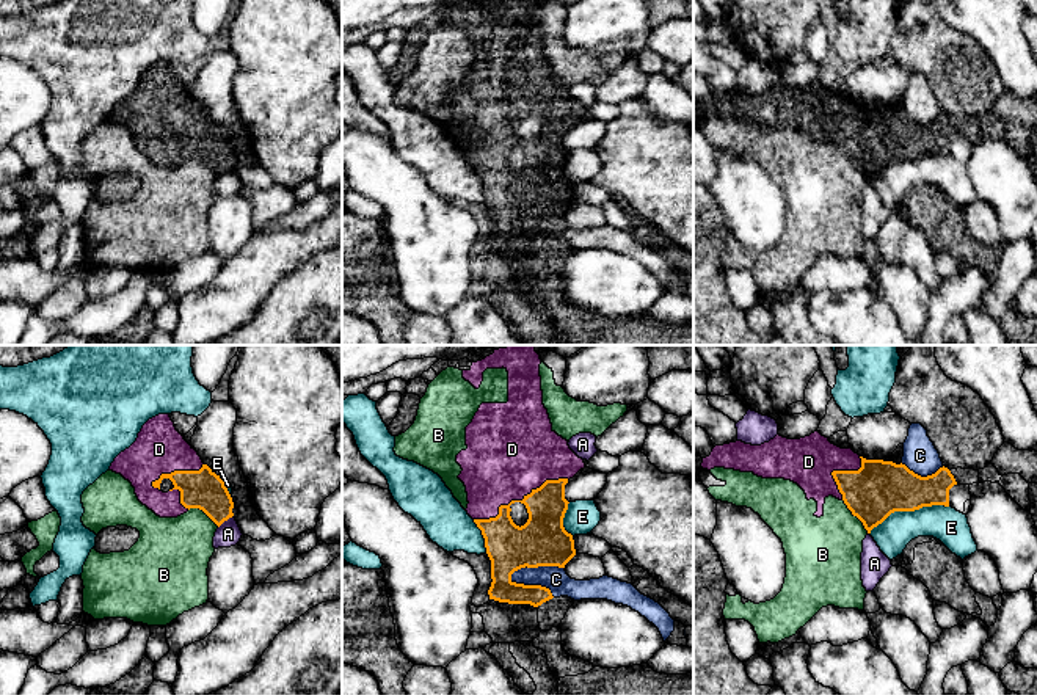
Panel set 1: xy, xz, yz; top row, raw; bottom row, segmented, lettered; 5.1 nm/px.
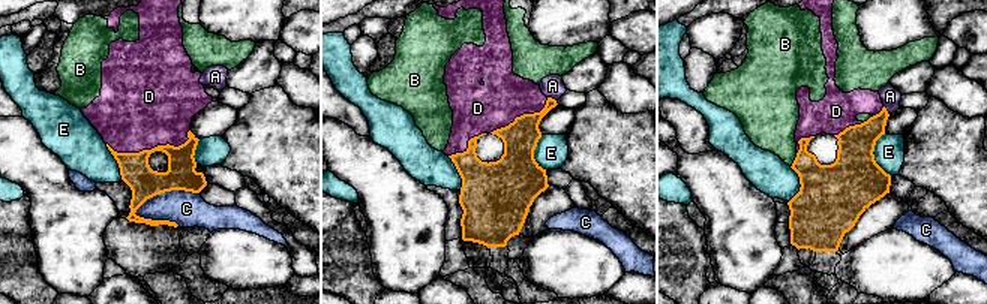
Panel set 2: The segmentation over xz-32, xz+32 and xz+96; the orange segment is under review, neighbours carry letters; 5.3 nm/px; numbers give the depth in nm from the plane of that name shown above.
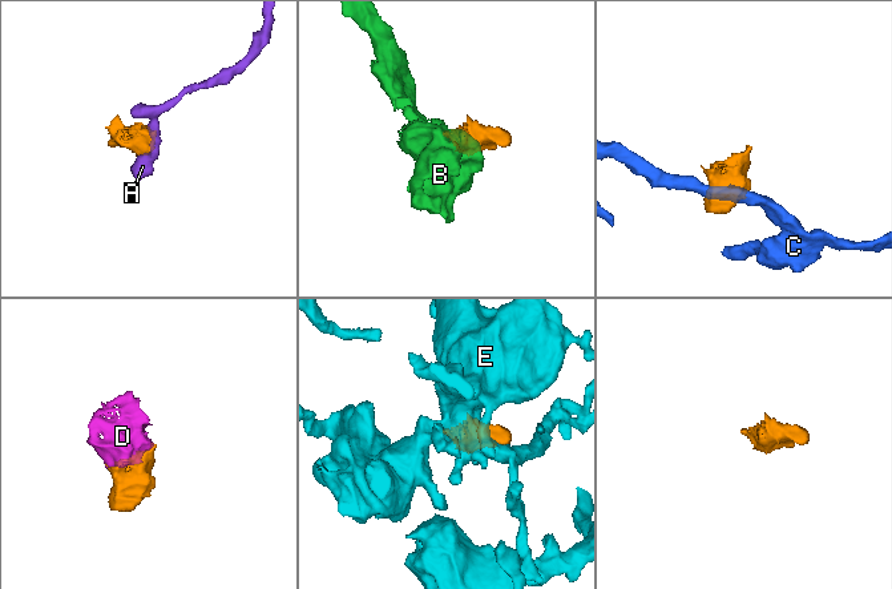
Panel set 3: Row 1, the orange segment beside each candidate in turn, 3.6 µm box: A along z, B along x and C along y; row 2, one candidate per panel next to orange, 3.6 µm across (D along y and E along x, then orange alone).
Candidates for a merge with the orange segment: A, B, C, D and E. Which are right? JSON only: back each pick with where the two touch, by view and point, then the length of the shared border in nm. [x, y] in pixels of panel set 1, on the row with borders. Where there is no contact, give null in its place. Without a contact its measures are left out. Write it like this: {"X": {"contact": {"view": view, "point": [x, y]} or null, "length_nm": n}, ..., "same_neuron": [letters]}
{"D": {"contact": {"view": "xz", "point": [518, 501]}, "length_nm": 550}, "same_neuron": ["D"]}

